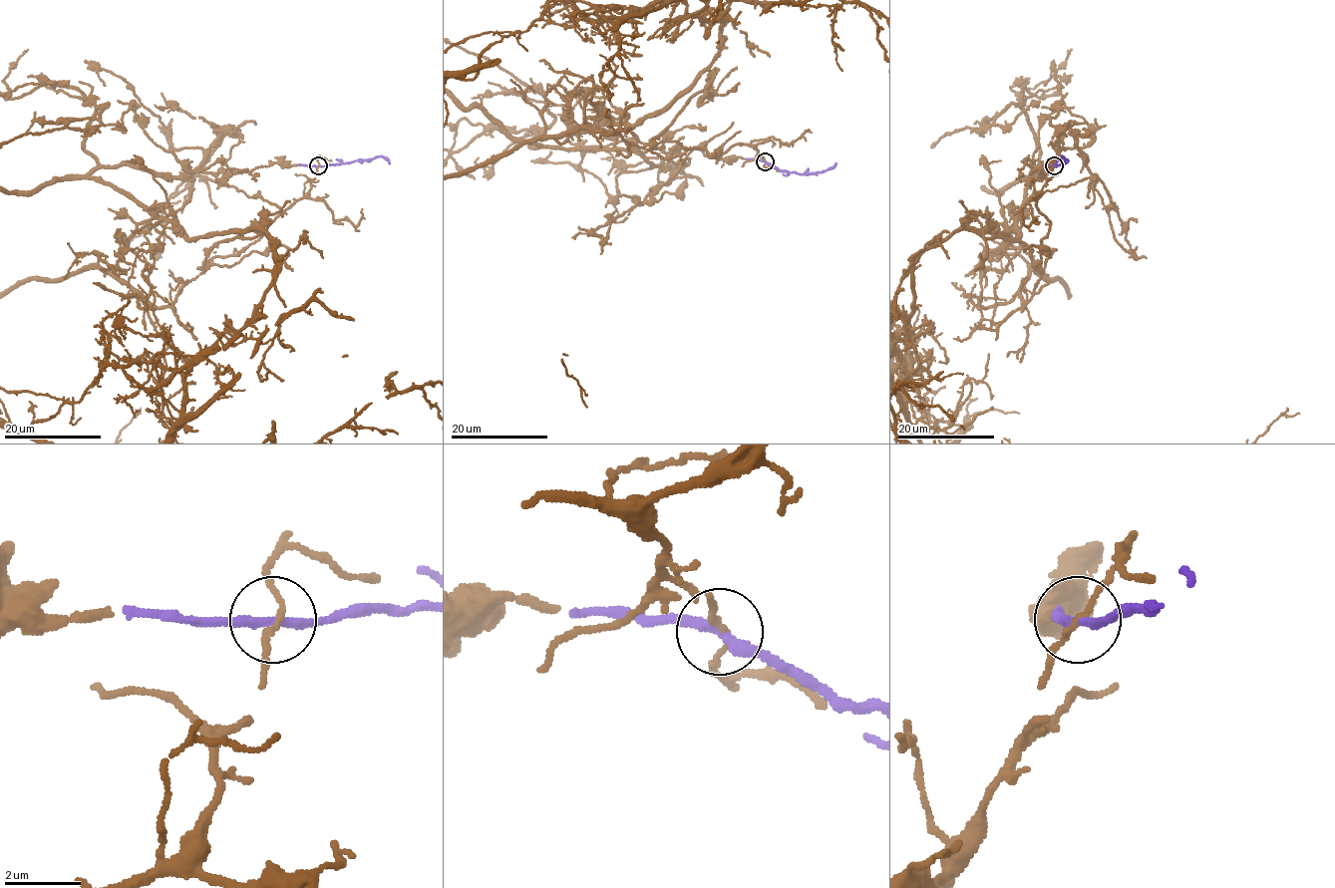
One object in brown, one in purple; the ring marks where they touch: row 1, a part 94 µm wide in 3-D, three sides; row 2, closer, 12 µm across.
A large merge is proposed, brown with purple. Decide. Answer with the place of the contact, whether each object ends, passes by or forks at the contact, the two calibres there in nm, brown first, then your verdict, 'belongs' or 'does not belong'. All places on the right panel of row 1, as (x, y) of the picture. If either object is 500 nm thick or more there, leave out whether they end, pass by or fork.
(1054, 165) | brown passes by | purple passes by | 130/260 nm | belongs

